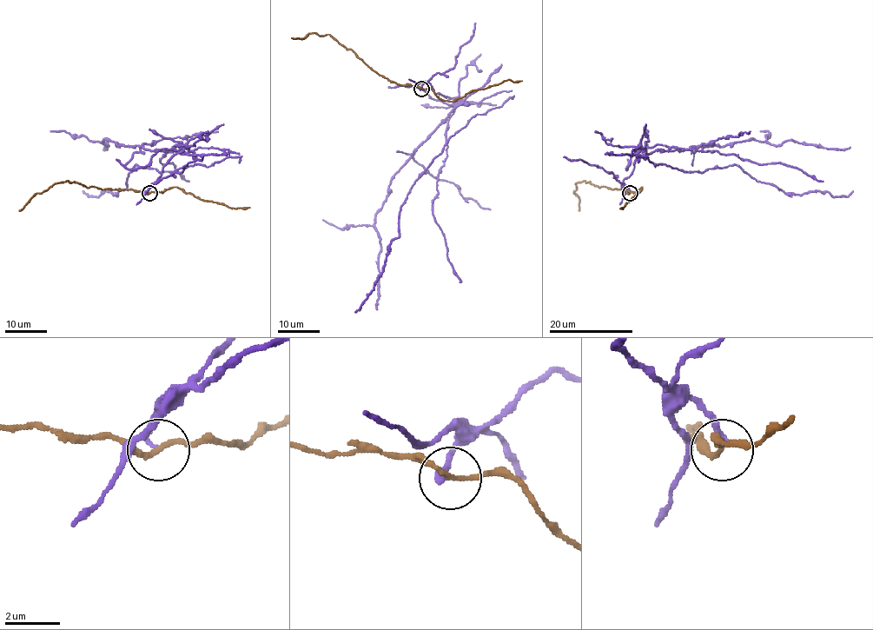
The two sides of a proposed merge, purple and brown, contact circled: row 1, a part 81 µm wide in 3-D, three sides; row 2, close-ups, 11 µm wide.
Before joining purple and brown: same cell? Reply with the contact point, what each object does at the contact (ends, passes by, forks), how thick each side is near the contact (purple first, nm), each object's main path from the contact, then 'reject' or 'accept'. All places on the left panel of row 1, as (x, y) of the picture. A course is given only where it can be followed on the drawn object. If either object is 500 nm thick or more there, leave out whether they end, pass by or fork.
at (149, 193); purple ends there; brown passes by; 170 nm thick on the purple side, 170 nm on the other; purple runs (149, 192), (185, 149), (241, 156), (160, 172), (135, 165), (115, 194), (82, 191); brown runs (149, 193), (86, 187), (66, 181), (54, 183), (38, 193), (19, 211); reject

